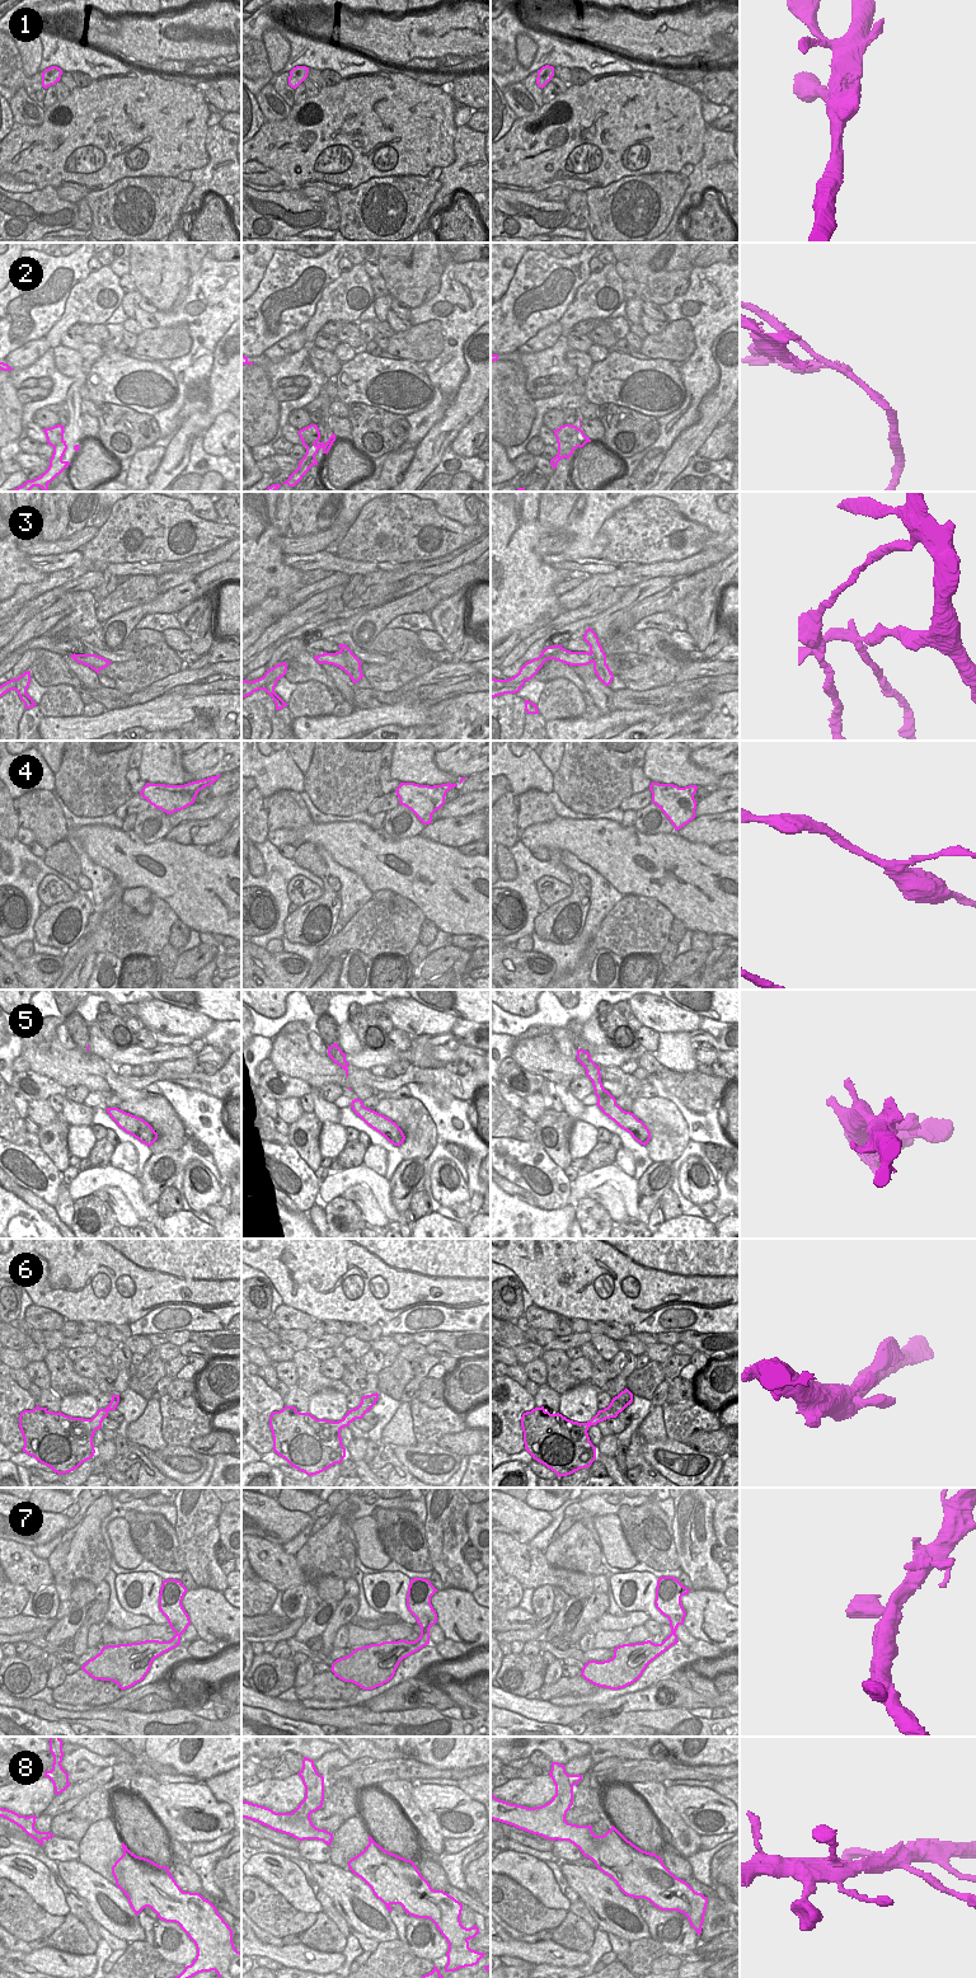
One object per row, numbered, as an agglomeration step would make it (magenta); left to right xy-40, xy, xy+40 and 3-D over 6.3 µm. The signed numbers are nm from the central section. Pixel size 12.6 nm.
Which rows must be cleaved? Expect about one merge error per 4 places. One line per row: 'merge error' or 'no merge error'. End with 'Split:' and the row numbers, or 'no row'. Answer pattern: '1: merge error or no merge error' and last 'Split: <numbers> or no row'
1: no merge error
2: merge error
3: merge error
4: no merge error
5: no merge error
6: no merge error
7: no merge error
8: no merge error
Split: 2, 3

